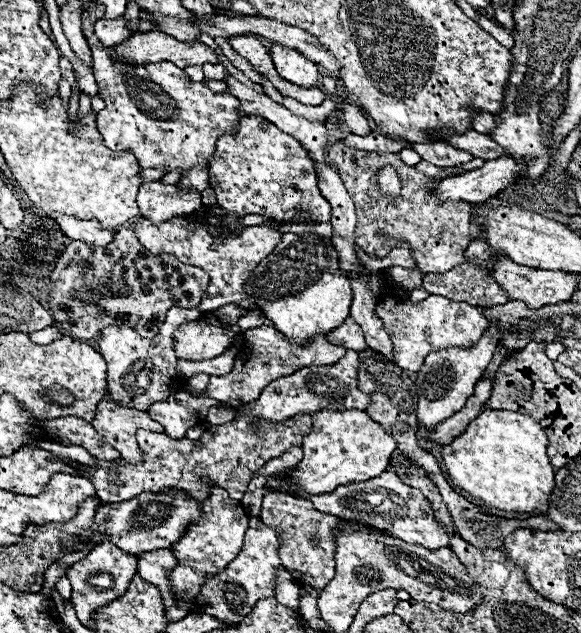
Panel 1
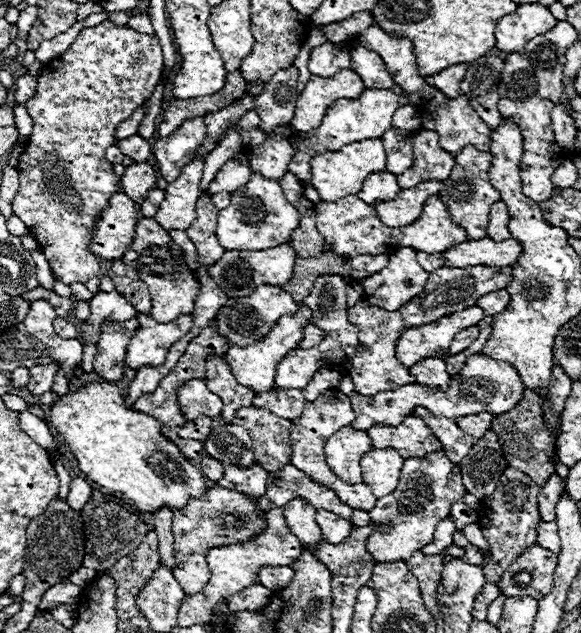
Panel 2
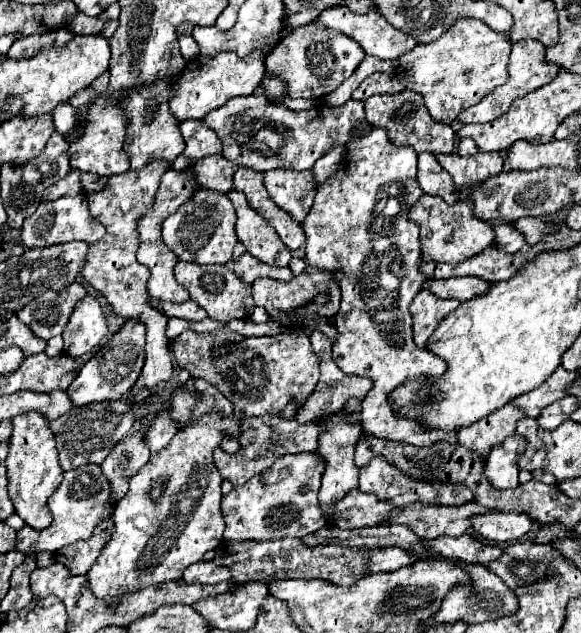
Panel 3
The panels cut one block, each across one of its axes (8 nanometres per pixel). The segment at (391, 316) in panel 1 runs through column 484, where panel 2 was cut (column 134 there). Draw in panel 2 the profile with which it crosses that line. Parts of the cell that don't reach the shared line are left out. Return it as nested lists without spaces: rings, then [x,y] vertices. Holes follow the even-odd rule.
[[[136,318],[122,324],[104,324],[102,338],[98,342],[98,354],[94,360],[94,372],[100,378],[108,382],[116,382],[122,378],[122,372],[126,366],[124,364],[126,348],[136,328],[138,328]]]

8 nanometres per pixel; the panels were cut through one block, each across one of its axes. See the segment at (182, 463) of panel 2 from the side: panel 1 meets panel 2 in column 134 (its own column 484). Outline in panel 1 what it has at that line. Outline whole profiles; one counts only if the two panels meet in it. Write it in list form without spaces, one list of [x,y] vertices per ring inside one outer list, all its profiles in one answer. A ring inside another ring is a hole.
[[[484,410],[464,434],[442,446],[442,462],[454,486],[480,498],[486,508],[518,514],[544,514],[556,486],[554,468],[546,454],[546,434],[530,418],[510,410]]]

